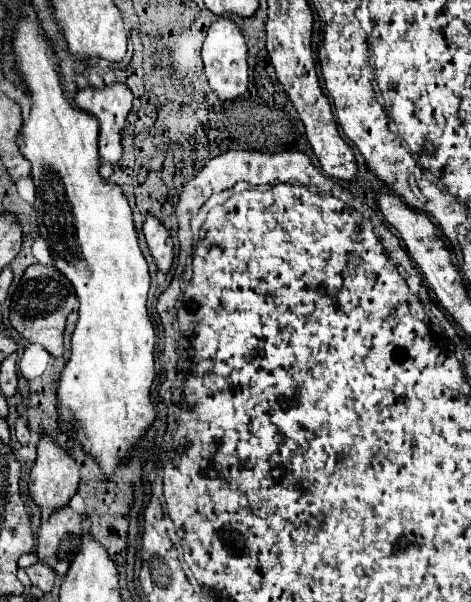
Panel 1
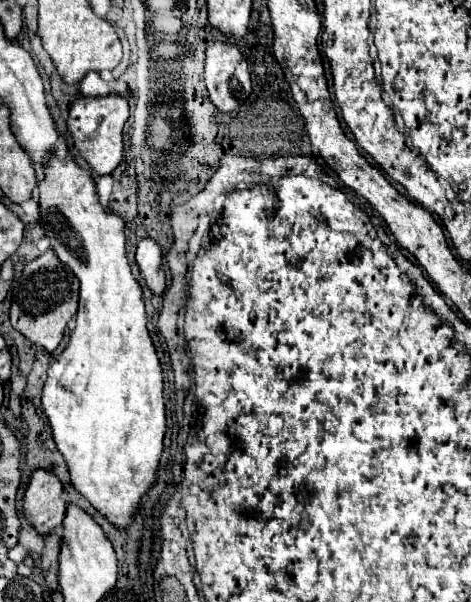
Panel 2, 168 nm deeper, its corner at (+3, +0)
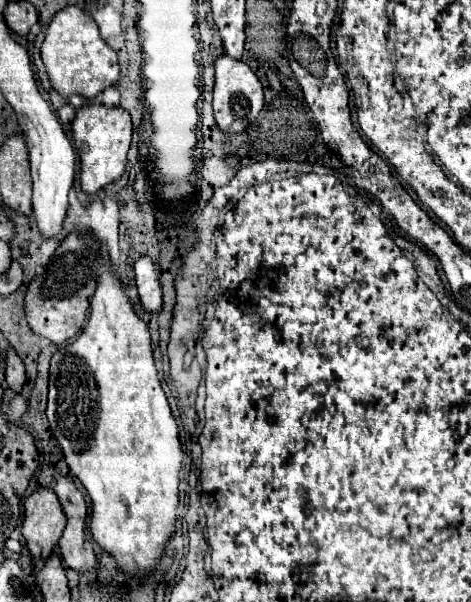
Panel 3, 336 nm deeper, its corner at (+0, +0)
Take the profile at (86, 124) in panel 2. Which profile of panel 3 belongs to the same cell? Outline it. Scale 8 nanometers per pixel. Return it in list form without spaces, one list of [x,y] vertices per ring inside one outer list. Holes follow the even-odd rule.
[[[85,104],[77,110],[71,122],[73,142],[81,158],[81,188],[87,194],[97,192],[105,184],[117,180],[125,172],[127,150],[131,144],[131,116],[125,108],[109,108],[105,104]]]

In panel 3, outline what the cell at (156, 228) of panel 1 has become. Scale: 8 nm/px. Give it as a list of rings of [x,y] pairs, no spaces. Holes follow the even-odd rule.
[[[139,256],[135,262],[135,282],[139,290],[139,298],[145,310],[159,310],[163,304],[159,272],[155,270],[155,262],[151,256]]]

